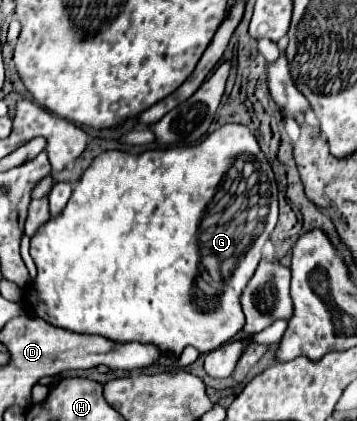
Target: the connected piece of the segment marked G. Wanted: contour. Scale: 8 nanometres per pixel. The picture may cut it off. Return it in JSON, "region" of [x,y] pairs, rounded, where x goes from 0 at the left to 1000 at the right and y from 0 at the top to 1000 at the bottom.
{"region":[[[686,297],[613,302],[597,316],[585,316],[569,335],[524,349],[429,354],[395,368],[367,368],[345,359],[294,359],[277,373],[266,373],[266,382],[244,397],[232,420],[216,430],[182,501],[171,501],[171,511],[143,515],[87,563],[81,601],[104,629],[104,658],[87,665],[73,684],[76,694],[73,686],[67,689],[70,734],[154,777],[232,791],[232,796],[283,796],[322,815],[378,810],[401,819],[434,819],[457,838],[490,838],[490,848],[501,848],[513,829],[529,819],[552,824],[563,838],[585,838],[630,819],[675,786],[686,753],[675,739],[669,705],[725,629],[731,587],[754,568],[770,530],[776,530],[776,430],[759,392],[748,387],[742,368],[725,354],[714,321]]]}

